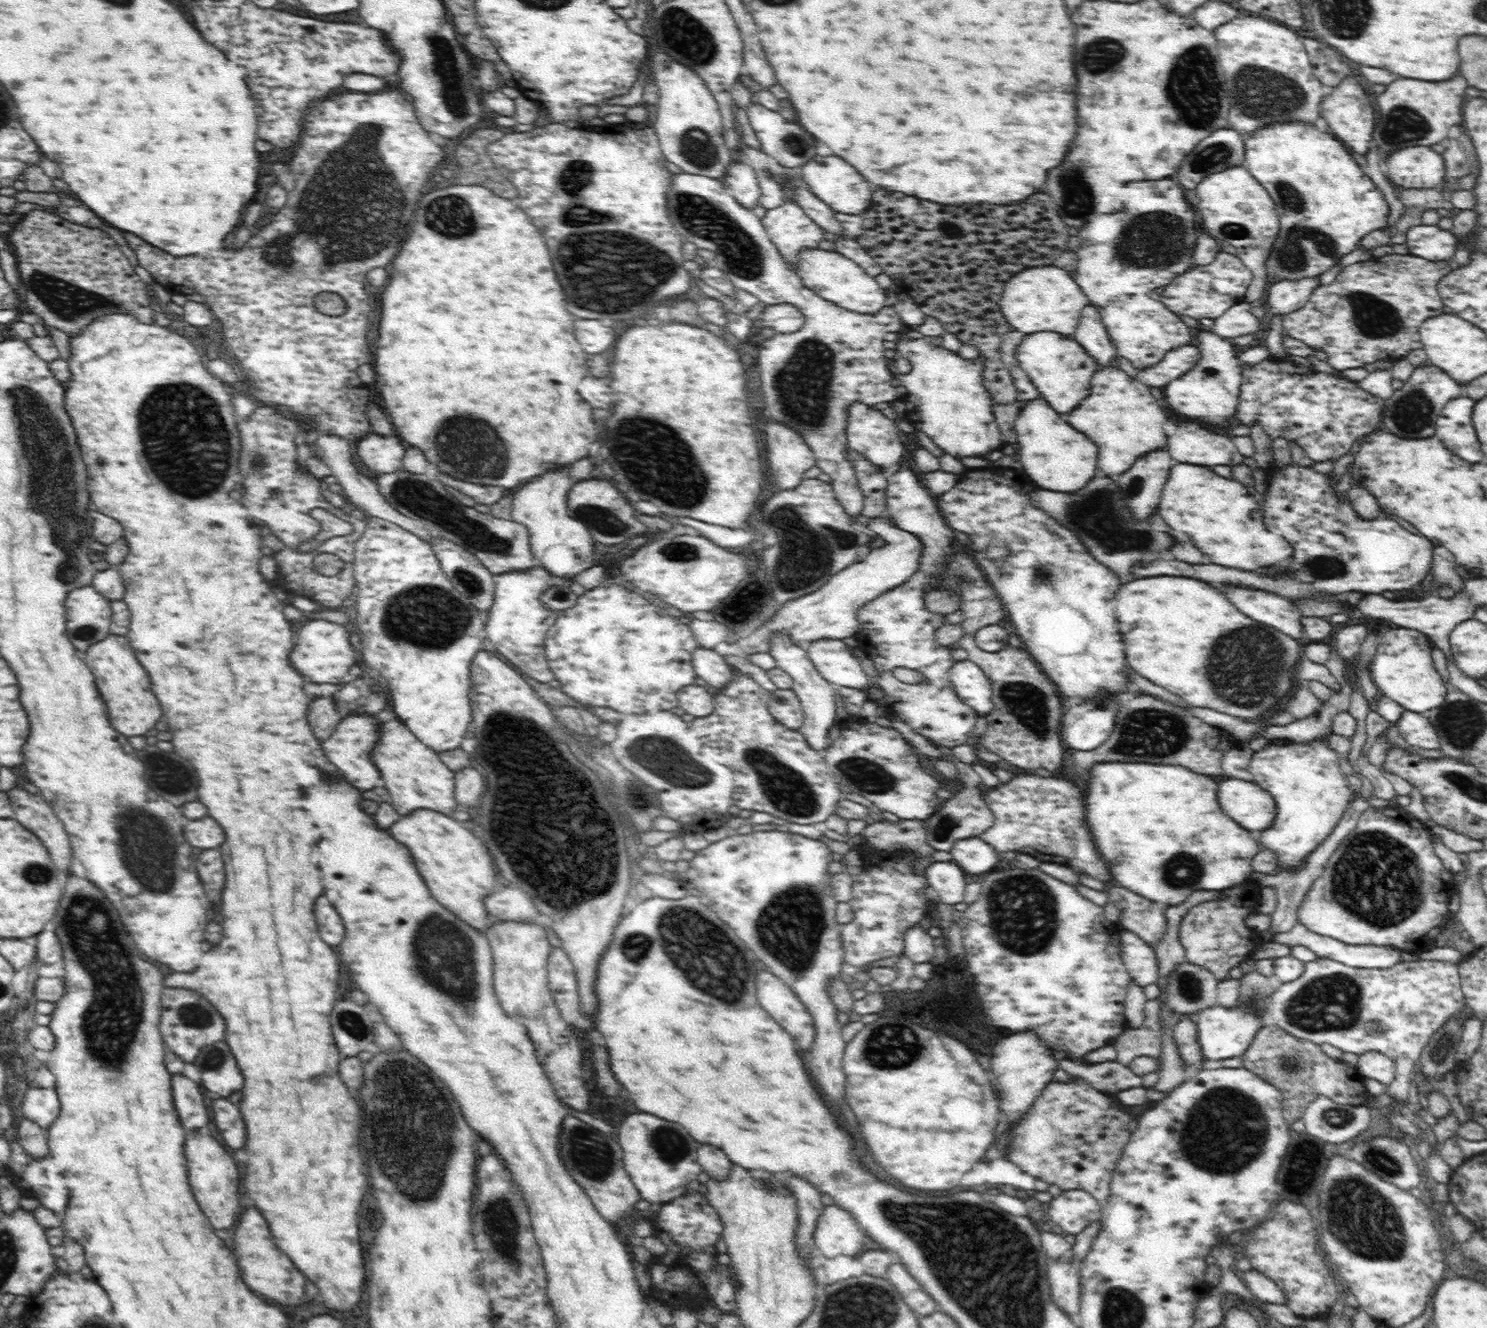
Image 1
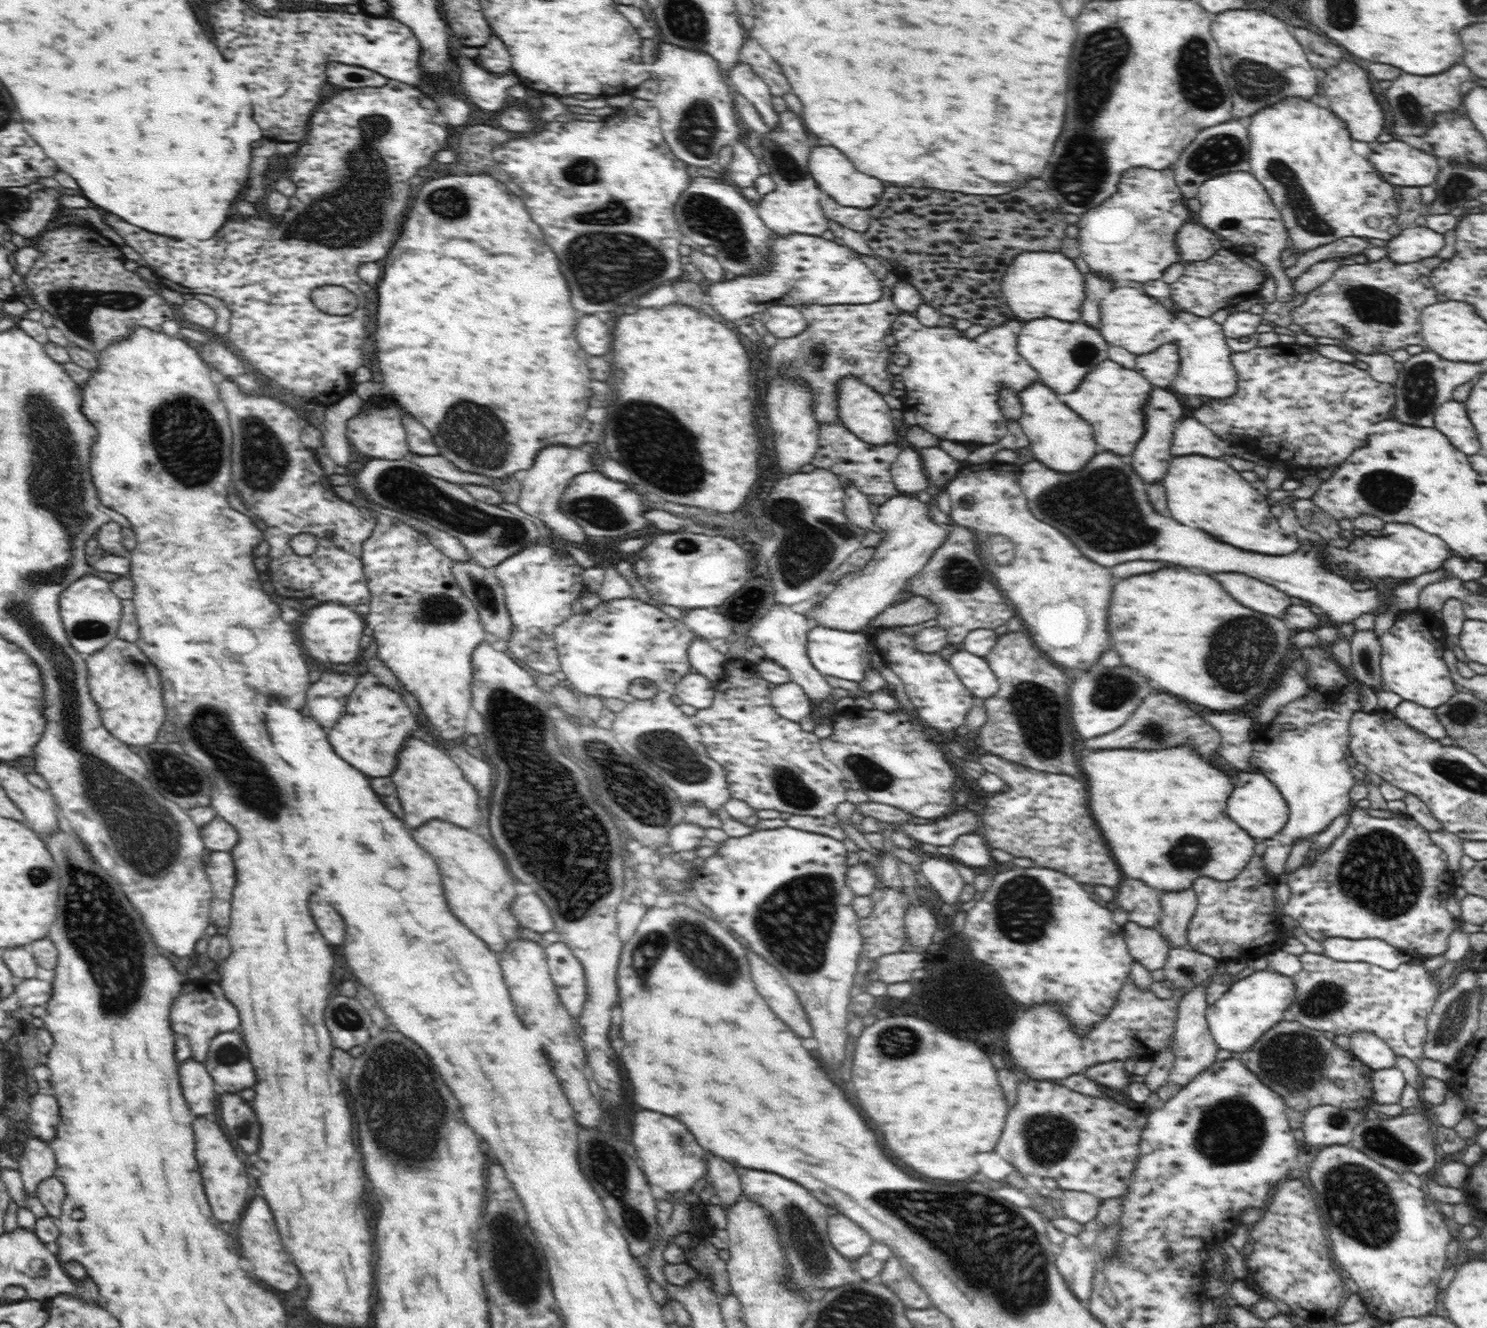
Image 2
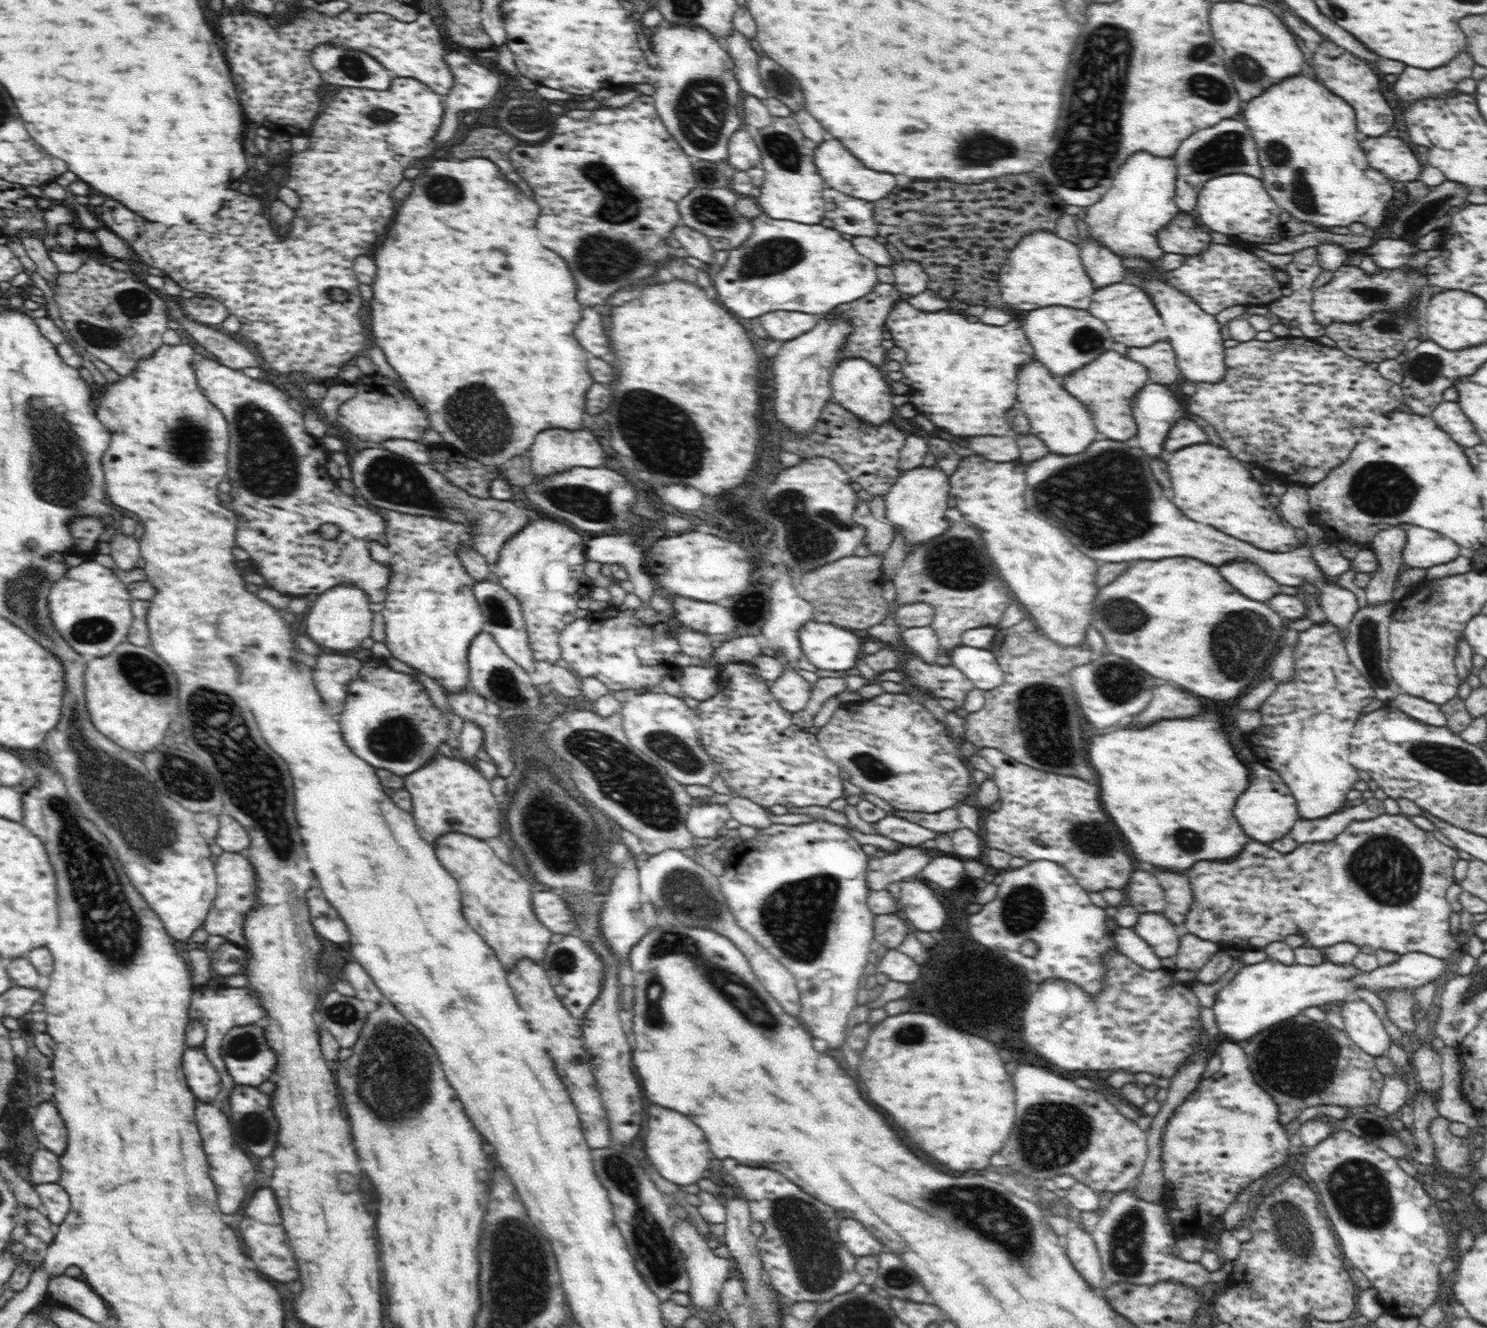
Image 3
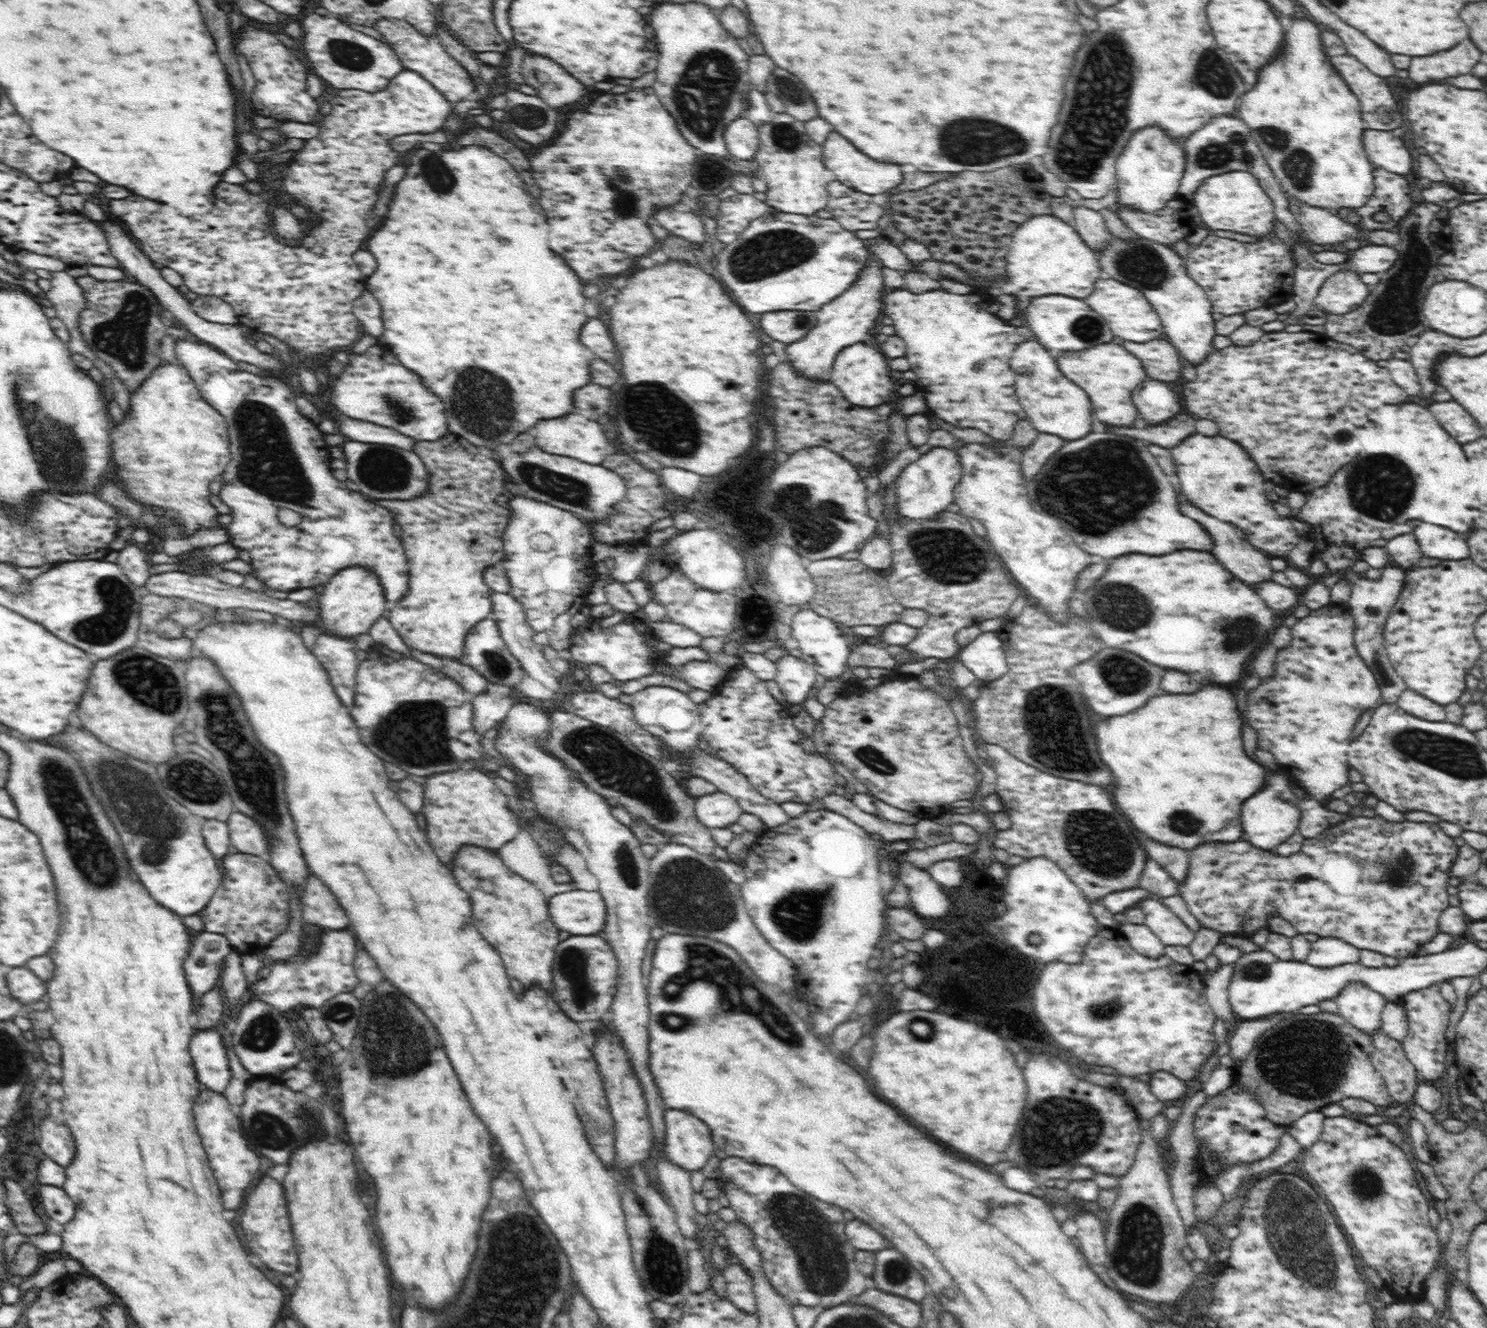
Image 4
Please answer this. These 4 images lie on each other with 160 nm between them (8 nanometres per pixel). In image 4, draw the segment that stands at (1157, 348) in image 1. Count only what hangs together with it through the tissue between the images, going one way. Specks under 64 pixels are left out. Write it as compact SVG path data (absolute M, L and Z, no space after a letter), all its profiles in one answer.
M1103 276L1096 281L1092 294L1087 296L1085 301L1098 312L1100 317L1108 322L1113 335L1119 336L1122 340L1145 343L1163 338L1163 326L1160 317L1137 288Z

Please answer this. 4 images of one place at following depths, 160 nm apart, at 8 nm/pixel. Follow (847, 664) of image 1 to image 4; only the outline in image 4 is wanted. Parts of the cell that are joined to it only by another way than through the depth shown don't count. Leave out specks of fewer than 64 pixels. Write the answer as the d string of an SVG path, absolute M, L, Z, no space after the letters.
M809 608L799 610L791 620L791 634L797 642L804 661L813 664L817 673L826 680L838 679L845 672L851 653L850 642L832 620L819 616Z

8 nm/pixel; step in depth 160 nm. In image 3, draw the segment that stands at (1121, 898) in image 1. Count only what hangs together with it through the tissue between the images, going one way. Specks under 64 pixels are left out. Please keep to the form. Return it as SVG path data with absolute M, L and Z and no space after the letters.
M1136 870L1132 874L1130 884L1126 886L1128 892L1128 904L1138 914L1140 913L1162 913L1166 909L1164 890L1158 884L1156 876L1144 870Z

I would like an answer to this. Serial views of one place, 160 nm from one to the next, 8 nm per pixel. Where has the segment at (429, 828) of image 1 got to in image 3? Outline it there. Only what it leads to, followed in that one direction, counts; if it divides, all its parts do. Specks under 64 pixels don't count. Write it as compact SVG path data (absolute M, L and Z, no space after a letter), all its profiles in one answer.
M448 832L434 842L436 856L444 868L456 879L463 897L462 912L468 924L474 928L496 956L503 963L504 970L516 968L516 962L527 958L534 962L544 960L546 948L556 939L536 917L532 907L531 884L512 866L508 866L496 856L491 845L482 839L458 832Z

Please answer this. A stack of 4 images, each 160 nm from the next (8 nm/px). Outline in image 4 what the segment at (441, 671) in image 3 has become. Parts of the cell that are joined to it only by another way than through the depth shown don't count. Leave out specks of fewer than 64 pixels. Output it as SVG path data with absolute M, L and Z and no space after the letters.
M450 432L436 441L416 441L413 451L422 459L430 474L428 488L420 495L408 500L374 499L386 507L400 526L400 542L408 559L410 588L402 600L398 600L388 618L408 648L440 657L463 660L465 638L482 620L488 619L493 610L491 588L484 581L484 570L488 566L500 565L504 558L502 536L507 526L480 526L480 518L498 520L496 503L499 495L506 494L504 469L492 457L492 450L478 447L466 439Z

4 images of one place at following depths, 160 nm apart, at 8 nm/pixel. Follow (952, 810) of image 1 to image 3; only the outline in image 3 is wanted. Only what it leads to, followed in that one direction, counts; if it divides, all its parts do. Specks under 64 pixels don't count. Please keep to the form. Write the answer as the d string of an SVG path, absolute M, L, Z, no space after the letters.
M887 814L882 820L873 822L871 826L876 830L876 835L884 836L909 848L917 848L919 844L932 840L942 833L892 814Z

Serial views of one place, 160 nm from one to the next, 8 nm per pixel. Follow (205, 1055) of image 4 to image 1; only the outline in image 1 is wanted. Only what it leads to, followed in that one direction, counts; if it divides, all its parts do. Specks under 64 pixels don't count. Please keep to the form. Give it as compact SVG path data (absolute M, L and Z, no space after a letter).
M182 1073L172 1076L172 1092L174 1092L174 1104L178 1110L178 1116L182 1125L188 1132L198 1131L210 1122L210 1114L202 1096L201 1084L186 1078Z

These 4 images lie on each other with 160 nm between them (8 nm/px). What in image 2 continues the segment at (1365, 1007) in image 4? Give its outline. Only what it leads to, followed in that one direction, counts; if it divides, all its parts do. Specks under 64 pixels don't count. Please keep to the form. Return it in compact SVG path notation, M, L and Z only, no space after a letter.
M1356 1031L1349 1039L1351 1052L1373 1071L1396 1065L1396 1054L1378 1035Z

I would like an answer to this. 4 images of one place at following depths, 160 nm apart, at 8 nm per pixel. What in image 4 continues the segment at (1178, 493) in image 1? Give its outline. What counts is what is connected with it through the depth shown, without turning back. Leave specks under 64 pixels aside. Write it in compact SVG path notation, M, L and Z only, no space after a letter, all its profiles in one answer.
M1198 433L1182 440L1170 452L1177 468L1175 478L1180 478L1180 490L1188 500L1192 500L1194 506L1214 518L1238 526L1246 532L1248 542L1265 554L1284 557L1298 544L1301 537L1294 526L1296 519L1280 517L1274 510L1272 502L1266 498L1268 490L1264 490L1268 481L1262 478L1256 461L1240 444L1224 436Z

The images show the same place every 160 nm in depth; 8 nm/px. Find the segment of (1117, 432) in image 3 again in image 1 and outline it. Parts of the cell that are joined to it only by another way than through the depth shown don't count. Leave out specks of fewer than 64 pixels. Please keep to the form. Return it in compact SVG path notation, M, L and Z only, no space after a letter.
M1102 367L1102 370L1098 370L1091 380L1092 388L1090 388L1089 395L1084 397L1078 406L1066 413L1064 418L1068 420L1068 424L1074 426L1077 431L1084 433L1088 439L1096 444L1098 473L1106 476L1120 475L1124 470L1128 470L1139 456L1154 450L1154 448L1160 448L1160 446L1166 448L1164 424L1166 424L1168 416L1164 414L1164 410L1158 404L1152 404L1154 398L1150 394L1150 390L1146 386L1142 386L1142 382L1138 382L1136 378L1118 370L1118 367Z

